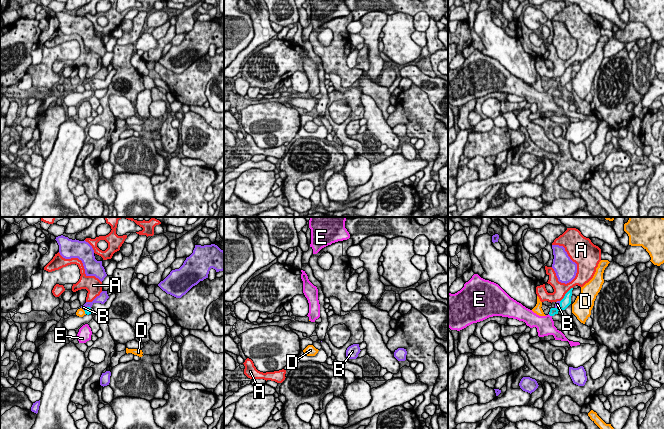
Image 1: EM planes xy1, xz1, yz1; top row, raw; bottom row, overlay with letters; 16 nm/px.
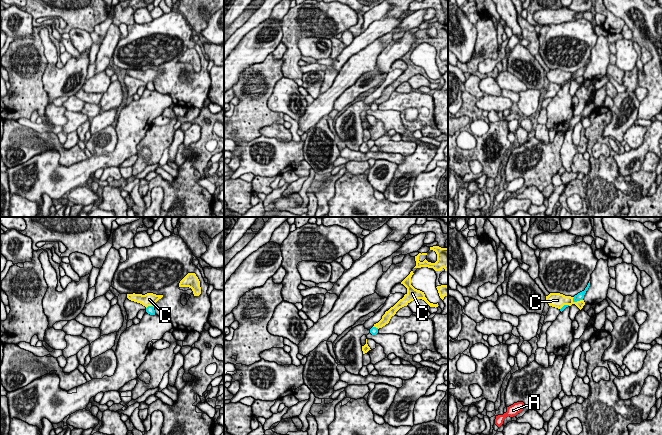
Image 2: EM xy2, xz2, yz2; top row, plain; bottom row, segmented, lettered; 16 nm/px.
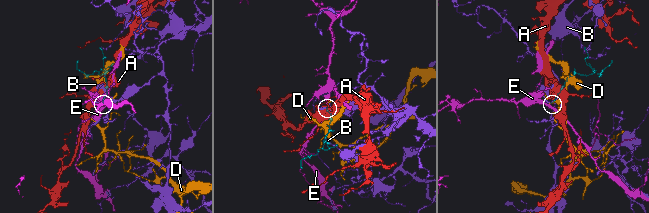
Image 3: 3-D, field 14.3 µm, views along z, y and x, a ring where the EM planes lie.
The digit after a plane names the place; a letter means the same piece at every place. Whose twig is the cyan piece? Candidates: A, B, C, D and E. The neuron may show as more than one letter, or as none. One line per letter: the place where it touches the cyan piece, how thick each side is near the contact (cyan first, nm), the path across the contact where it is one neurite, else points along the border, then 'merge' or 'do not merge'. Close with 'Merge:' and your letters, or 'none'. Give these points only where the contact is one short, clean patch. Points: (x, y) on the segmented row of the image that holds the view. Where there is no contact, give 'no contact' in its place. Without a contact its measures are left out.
A: meets cyan in yz1 at (565, 294); 160 nm thick on the cyan side, 220 nm on the other; do not merge
B: meets cyan in xy1 at (86, 307); 100 nm thick on the cyan side, 130 nm on the other; do not merge
C: meets cyan in yz2 at (577, 300); 120 nm thick on the cyan side, 170 nm on the other; do not merge
D: meets cyan in xy1 at (85, 312); 100 nm thick on the cyan side, 130 nm on the other; do not merge
E: meets cyan in yz1 at (550, 315); 120 nm thick on the cyan side, 280 nm on the other; runs through yz1 (553, 311), (550, 315), (545, 326); merge
Merge: E

